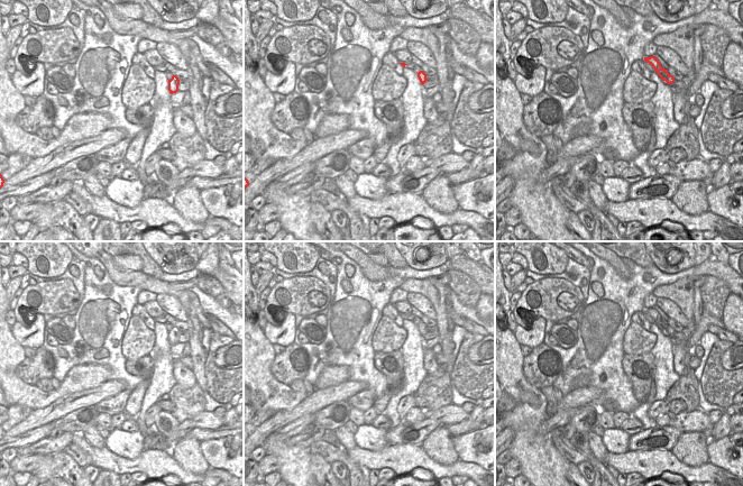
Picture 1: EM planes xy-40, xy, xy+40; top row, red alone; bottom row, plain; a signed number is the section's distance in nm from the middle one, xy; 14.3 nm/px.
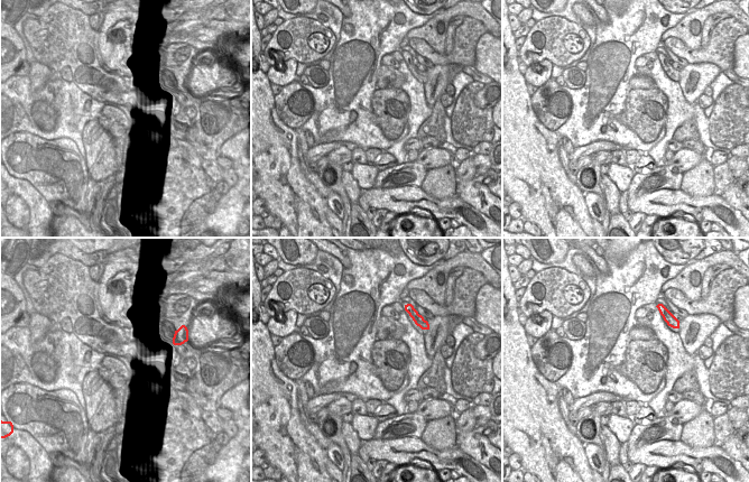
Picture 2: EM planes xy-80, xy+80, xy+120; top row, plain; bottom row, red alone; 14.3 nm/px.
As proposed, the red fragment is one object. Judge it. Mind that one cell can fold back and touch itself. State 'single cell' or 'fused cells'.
fused cells

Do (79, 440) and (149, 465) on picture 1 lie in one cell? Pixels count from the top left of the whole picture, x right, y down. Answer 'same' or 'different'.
same

